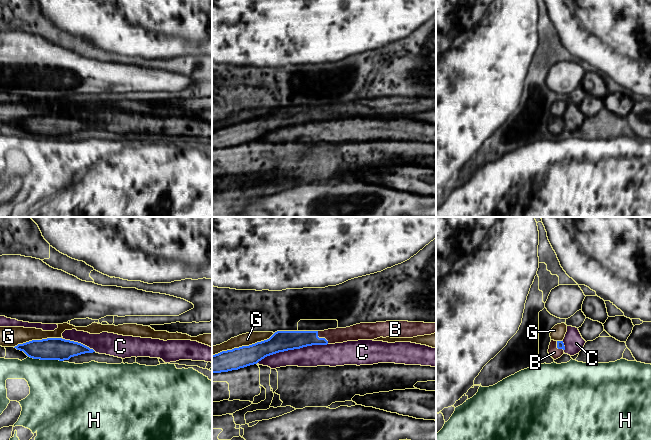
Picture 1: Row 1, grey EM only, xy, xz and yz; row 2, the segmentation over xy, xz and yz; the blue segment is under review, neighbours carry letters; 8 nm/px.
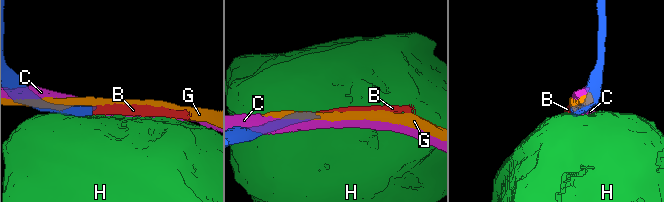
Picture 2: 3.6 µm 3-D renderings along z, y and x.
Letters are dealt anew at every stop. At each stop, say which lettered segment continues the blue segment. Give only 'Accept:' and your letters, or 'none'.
Accept: B

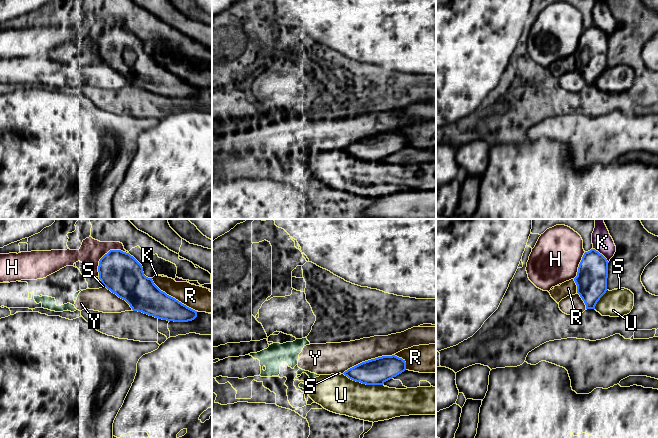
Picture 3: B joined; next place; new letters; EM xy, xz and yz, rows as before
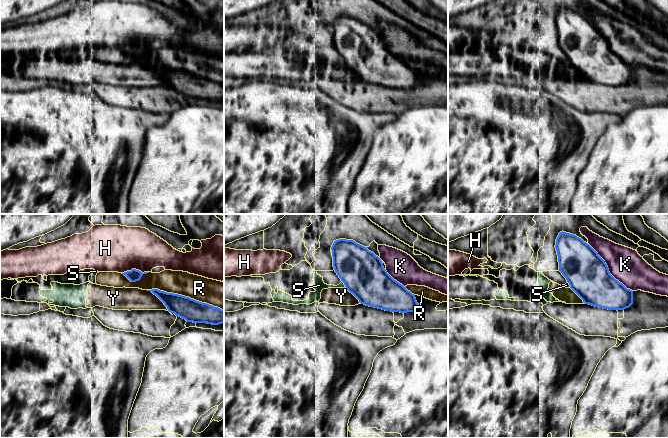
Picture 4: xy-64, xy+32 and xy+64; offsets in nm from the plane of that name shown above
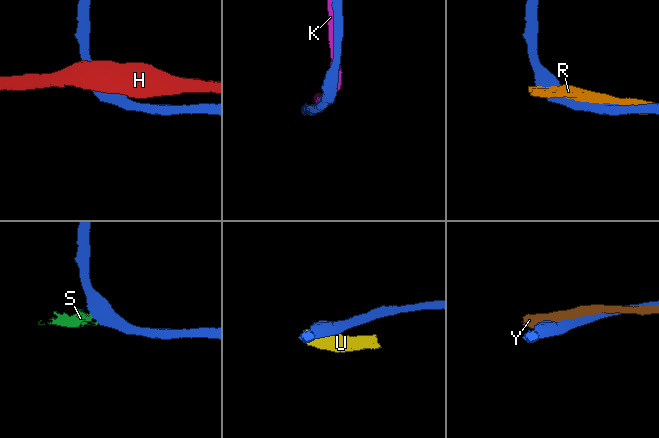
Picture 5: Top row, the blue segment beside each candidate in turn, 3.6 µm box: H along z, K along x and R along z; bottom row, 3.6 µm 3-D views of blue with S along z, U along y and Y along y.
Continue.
Accept: none

